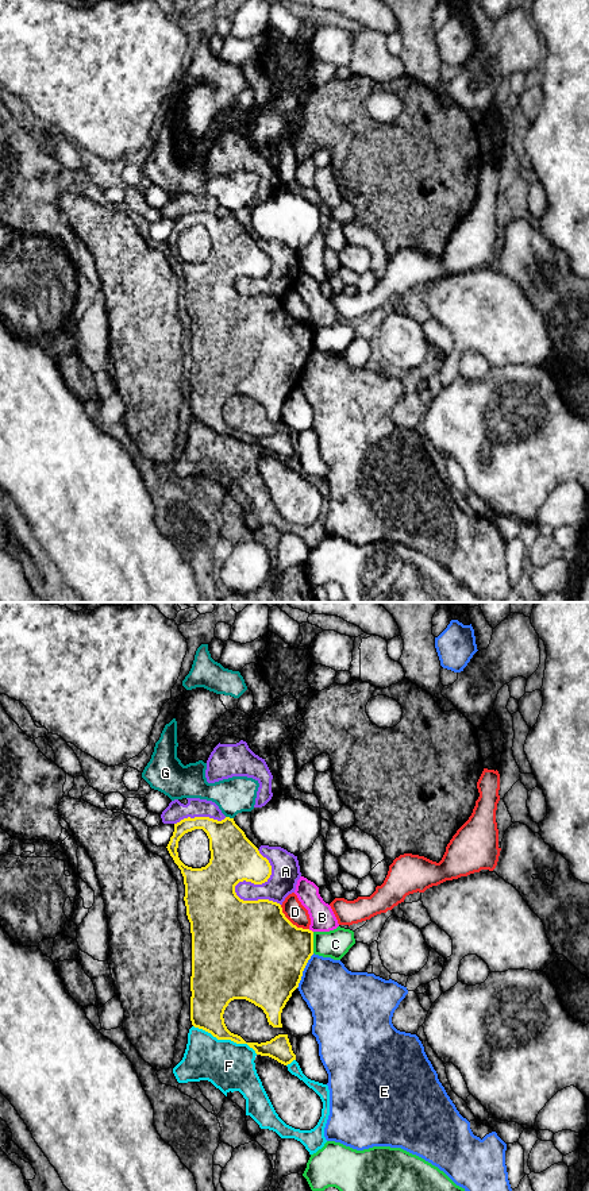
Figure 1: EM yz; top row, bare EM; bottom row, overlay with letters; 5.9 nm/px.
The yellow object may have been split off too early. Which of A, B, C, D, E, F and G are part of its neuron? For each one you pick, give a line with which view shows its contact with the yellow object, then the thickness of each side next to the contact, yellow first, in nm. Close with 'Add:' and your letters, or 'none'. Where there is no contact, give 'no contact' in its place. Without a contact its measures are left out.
Add: none

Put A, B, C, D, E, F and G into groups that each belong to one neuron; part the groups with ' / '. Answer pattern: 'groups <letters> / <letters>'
groups A / B / C / D / E / F / G

